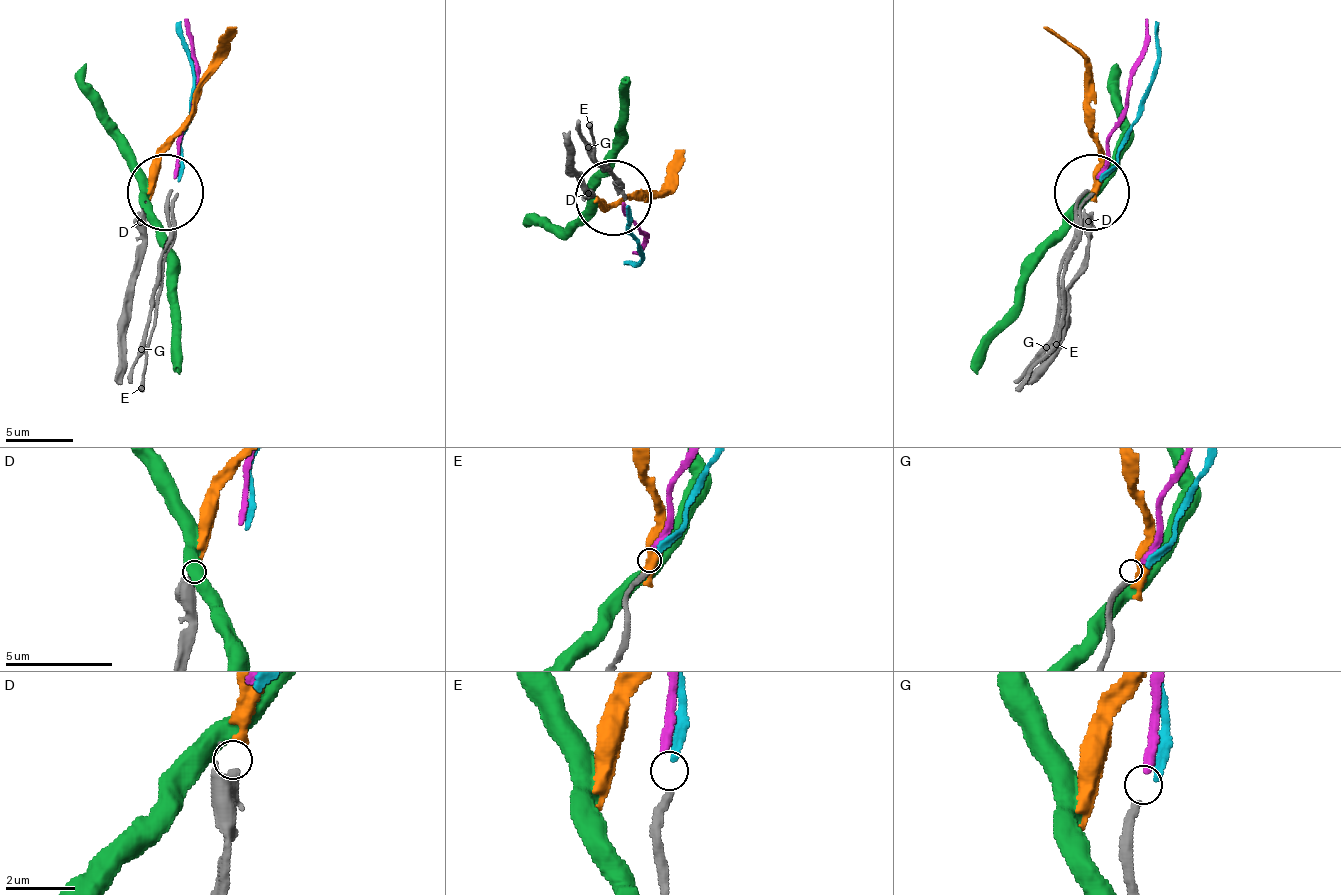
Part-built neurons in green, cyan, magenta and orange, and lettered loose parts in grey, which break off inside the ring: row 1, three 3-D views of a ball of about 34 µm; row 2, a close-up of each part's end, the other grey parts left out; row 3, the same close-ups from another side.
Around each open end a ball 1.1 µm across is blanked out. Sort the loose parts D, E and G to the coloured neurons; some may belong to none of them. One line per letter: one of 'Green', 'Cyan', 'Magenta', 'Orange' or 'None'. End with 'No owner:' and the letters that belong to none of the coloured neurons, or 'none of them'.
D: Orange
E: Cyan
G: Magenta
No owner: none of them

